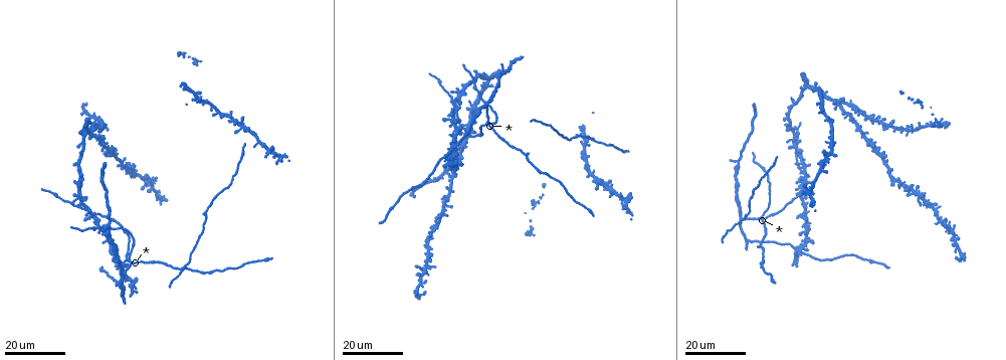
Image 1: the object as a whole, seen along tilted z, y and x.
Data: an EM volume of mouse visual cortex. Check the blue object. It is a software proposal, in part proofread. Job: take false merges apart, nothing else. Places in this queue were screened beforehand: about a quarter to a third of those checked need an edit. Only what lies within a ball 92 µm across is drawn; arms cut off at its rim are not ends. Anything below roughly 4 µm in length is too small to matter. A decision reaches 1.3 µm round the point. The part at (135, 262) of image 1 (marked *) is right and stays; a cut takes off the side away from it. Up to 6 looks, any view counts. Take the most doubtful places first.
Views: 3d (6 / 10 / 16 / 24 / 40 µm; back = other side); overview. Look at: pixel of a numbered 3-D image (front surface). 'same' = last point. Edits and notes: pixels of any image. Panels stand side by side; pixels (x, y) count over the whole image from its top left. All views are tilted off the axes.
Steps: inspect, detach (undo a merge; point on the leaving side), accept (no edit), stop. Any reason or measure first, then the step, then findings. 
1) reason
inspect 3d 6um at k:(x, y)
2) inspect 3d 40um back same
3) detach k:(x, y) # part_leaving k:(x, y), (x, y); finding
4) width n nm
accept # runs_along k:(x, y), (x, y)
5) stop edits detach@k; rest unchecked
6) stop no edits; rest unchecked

looks like a crossing
inspect 3d 16um at 1:(763, 218)

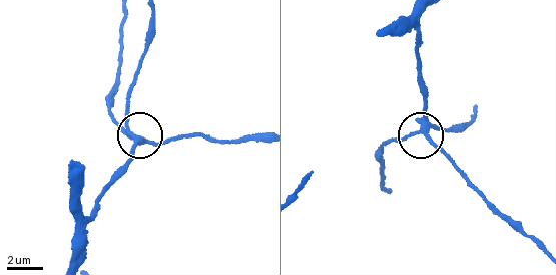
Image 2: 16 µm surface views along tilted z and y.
closer look
inspect 3d 6um at 2:(412, 131)

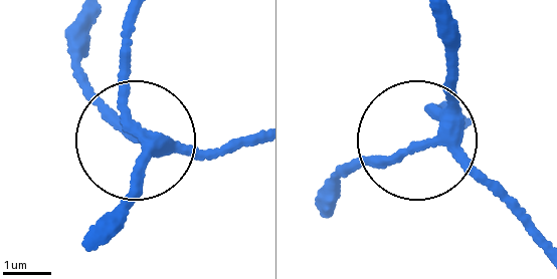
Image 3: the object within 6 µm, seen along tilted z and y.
arms 4
accept # continuous, no second neuron

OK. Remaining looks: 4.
inspect 3d 24um at 1:(830, 119)

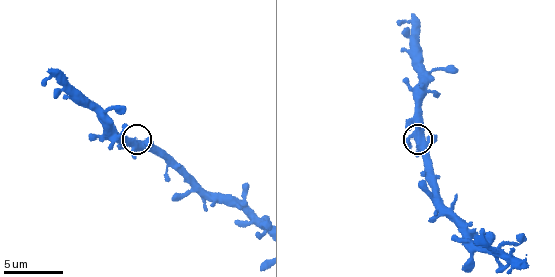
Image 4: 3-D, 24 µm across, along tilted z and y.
inspect 3d 10um at 4:(419, 152)

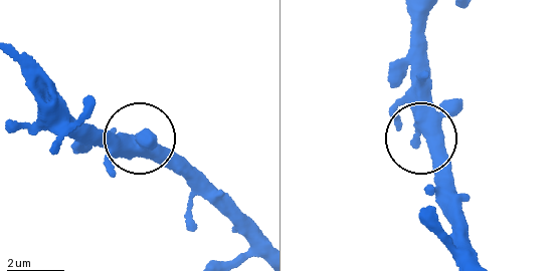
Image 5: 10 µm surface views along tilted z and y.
inspect 3d 10um back at 5:(418, 137)

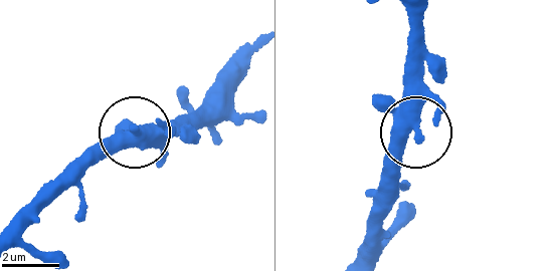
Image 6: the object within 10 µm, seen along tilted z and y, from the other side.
accept # runs_along 6:(15, 215), (133, 132), (195, 132); all the same neuron

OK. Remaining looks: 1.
stop no edits; rest unchecked

